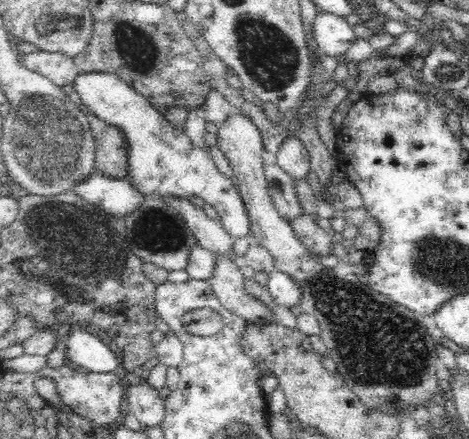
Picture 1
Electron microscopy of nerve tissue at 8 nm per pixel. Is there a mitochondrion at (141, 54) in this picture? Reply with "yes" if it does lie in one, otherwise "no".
yes

